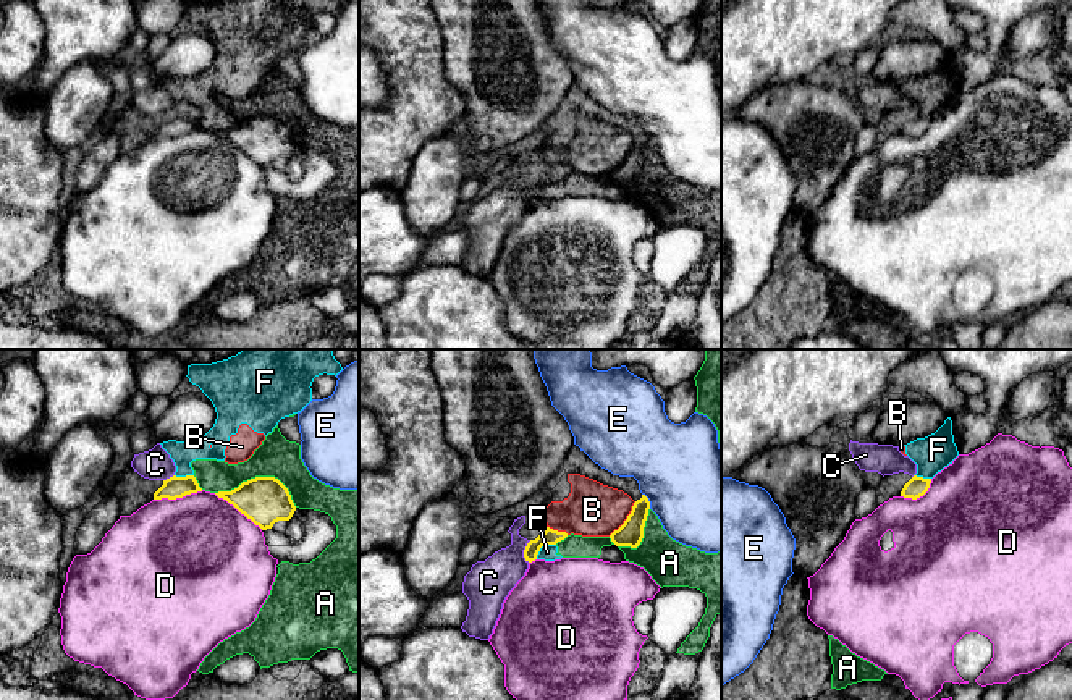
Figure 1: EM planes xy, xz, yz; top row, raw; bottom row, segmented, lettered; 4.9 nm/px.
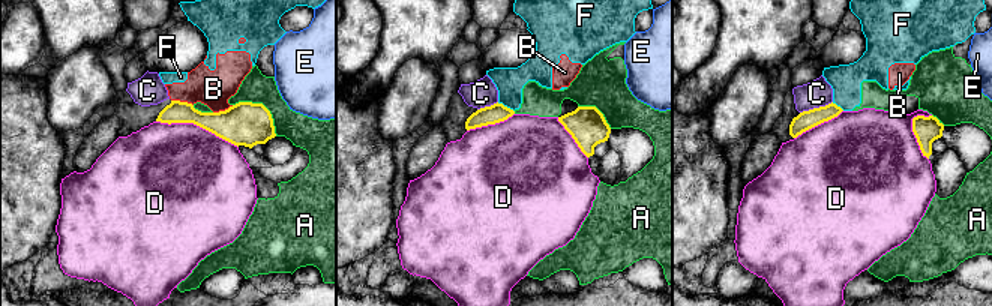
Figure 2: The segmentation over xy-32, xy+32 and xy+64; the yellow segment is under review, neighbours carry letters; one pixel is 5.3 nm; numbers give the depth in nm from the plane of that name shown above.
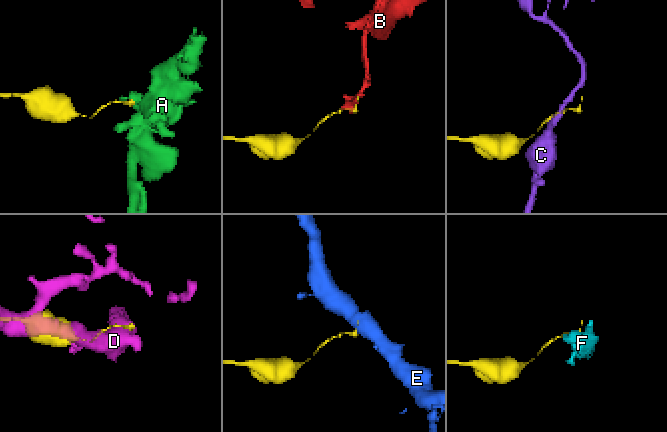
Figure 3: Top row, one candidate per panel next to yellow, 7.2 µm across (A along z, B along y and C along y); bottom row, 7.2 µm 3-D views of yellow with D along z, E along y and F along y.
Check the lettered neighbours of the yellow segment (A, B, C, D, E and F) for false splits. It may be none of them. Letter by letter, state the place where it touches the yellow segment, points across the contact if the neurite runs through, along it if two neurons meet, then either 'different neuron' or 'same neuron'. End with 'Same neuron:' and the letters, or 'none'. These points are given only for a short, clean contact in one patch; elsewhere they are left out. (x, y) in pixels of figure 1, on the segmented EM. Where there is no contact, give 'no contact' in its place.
A: meets yellow in xy at (261, 477); different neuron
B: meets yellow in xz at (626, 519); different neuron
C: meets yellow in xz at (524, 552); different neuron
D: meets yellow in xy at (178, 497); different neuron
E: meets yellow in xz at (649, 501); border along xz (642, 493), (650, 508); different neuron
F: meets yellow in xz at (542, 545); border along xz (555, 543), (545, 543), (536, 558); different neuron
Same neuron: none

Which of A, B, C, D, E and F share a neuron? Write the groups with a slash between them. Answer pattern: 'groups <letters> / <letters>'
groups A / B F / C / D / E

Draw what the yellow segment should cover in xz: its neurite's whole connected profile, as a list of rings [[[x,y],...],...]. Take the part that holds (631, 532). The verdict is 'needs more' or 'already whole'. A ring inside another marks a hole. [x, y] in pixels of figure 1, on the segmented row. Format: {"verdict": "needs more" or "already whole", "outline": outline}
{"verdict": "already whole", "outline": [[[645,495],[632,506],[631,514],[624,524],[614,530],[610,538],[616,546],[637,548],[644,538],[644,527],[648,516],[650,501]]]}

